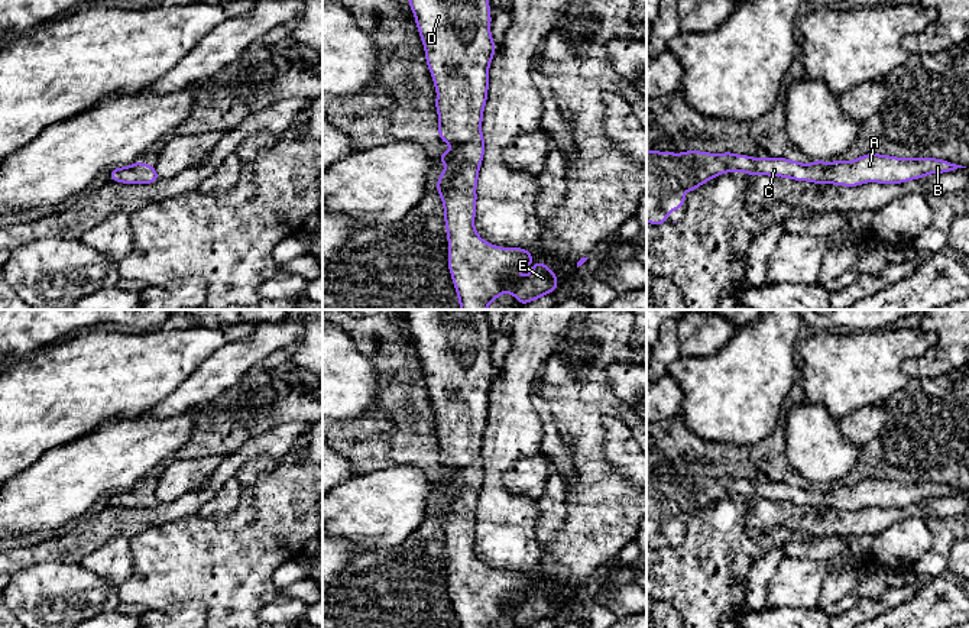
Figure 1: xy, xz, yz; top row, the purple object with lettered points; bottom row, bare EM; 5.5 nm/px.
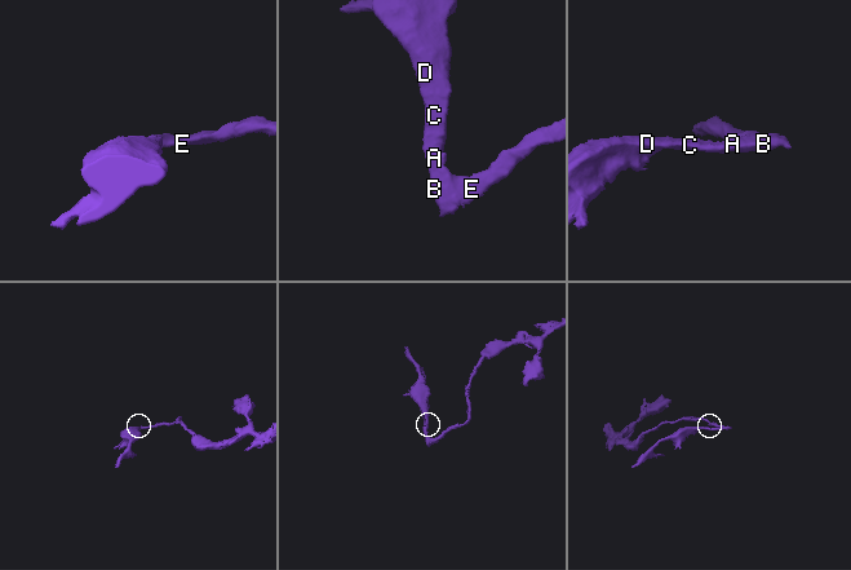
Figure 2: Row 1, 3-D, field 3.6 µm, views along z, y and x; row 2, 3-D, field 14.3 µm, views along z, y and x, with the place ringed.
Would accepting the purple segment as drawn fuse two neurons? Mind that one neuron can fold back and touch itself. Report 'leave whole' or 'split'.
leave whole

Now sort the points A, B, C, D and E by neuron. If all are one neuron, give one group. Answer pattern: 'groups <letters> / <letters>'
groups A B C D E

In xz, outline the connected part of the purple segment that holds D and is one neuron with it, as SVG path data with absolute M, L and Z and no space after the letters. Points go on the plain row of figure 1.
M405 310L405 314L437 414L438 459L441 466L454 470L437 482L447 493L438 499L437 517L443 522L447 585L458 628L492 628L505 616L512 618L519 628L548 619L560 612L555 596L539 585L532 596L519 602L518 595L532 586L532 577L522 572L490 569L474 553L476 509L484 480L482 444L487 425L489 391L496 376L486 310Z

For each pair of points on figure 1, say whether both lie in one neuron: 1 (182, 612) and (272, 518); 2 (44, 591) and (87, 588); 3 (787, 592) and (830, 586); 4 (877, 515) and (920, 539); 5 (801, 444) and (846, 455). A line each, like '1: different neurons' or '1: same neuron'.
1: different neurons
2: same neuron
3: different neurons
4: different neurons
5: same neuron

